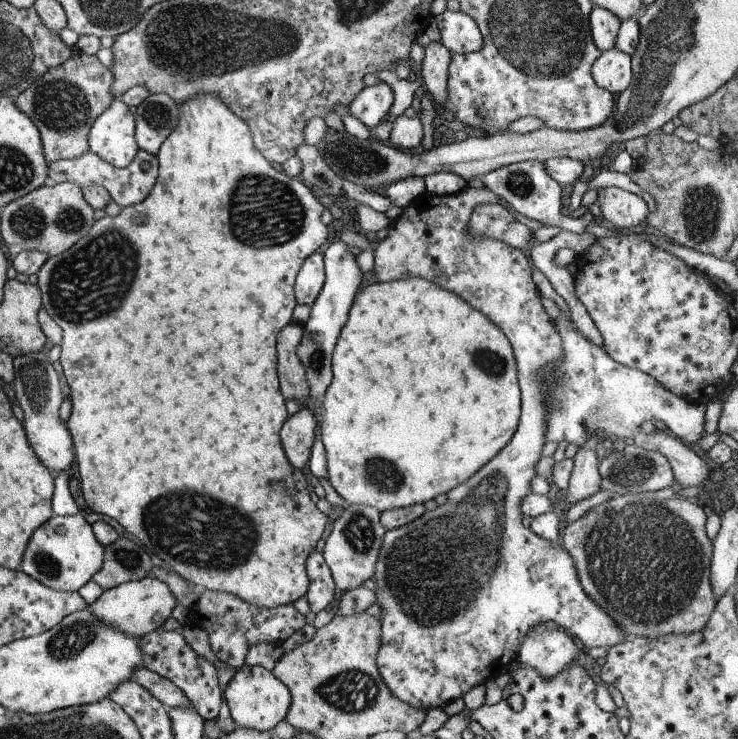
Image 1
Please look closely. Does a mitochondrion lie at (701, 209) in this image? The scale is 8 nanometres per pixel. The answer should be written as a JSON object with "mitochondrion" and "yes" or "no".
{"mitochondrion":"yes"}

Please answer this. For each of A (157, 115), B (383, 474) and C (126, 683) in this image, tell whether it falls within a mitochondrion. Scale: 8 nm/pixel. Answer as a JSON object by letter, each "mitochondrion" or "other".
{"A":"mitochondrion","B":"mitochondrion","C":"other"}

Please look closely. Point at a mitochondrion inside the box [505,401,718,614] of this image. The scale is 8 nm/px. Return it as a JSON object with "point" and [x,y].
{"point":[630,471]}

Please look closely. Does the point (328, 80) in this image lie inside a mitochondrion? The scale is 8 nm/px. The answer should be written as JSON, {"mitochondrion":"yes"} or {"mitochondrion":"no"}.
{"mitochondrion":"no"}

